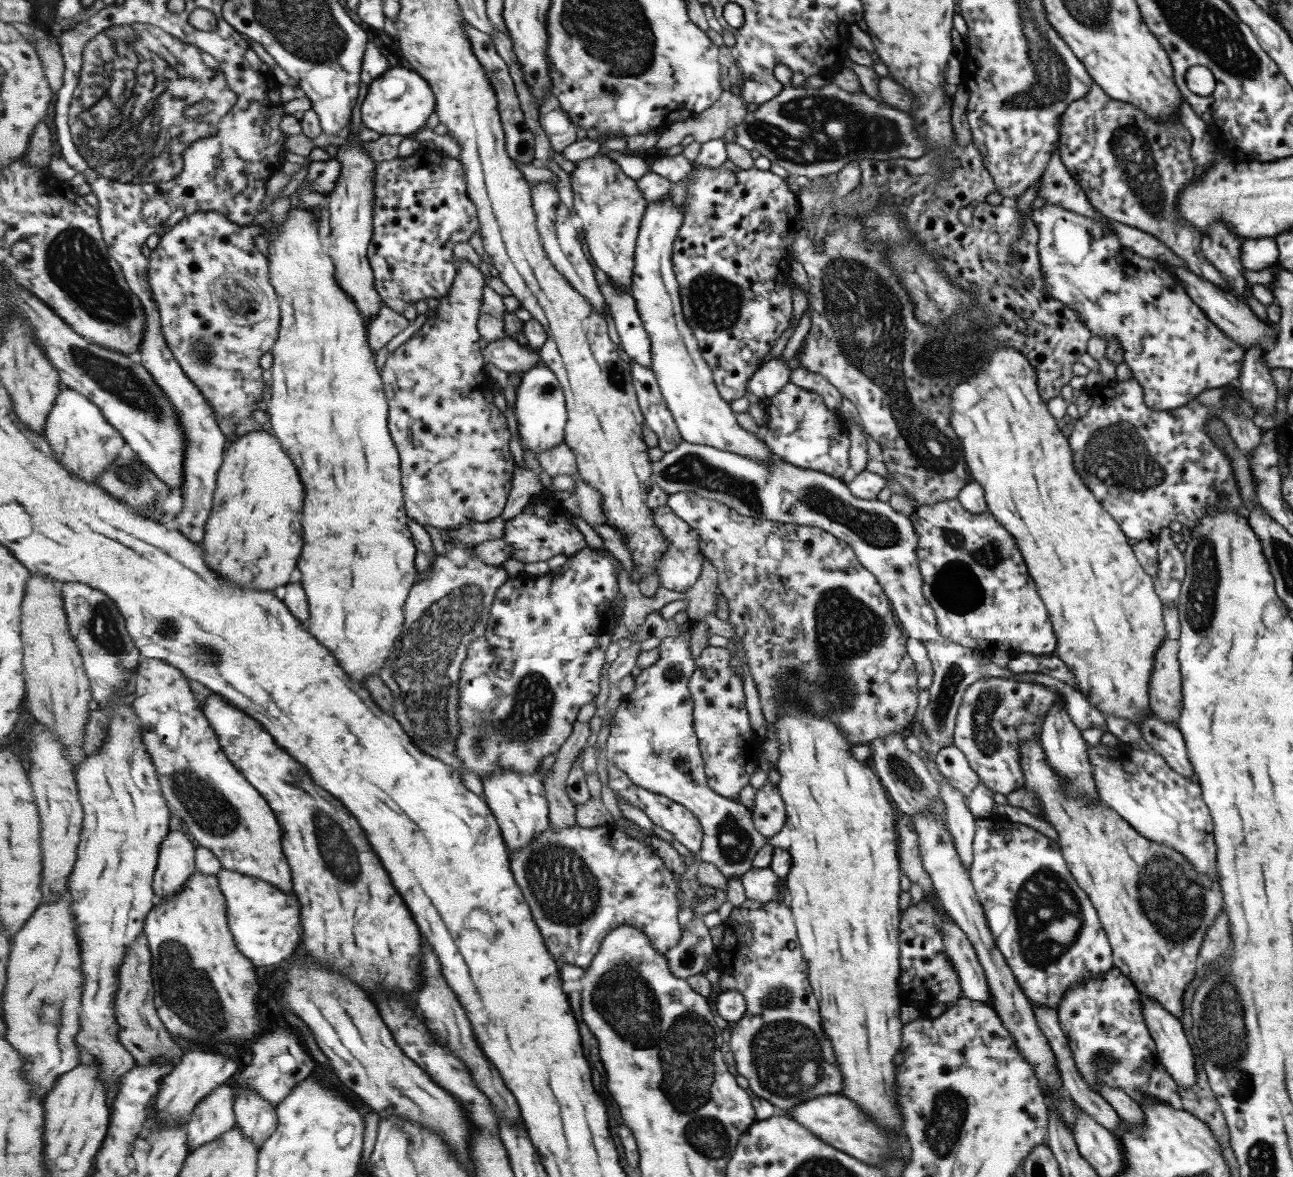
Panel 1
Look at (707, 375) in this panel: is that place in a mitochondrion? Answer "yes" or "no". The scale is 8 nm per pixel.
no

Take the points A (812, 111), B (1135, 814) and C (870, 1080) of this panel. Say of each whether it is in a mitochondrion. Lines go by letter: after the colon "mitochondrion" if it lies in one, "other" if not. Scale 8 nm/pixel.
A: mitochondrion
B: other
C: other

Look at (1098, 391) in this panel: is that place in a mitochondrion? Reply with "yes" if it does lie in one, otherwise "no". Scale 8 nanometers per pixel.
no

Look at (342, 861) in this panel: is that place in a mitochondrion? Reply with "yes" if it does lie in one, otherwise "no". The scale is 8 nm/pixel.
yes

